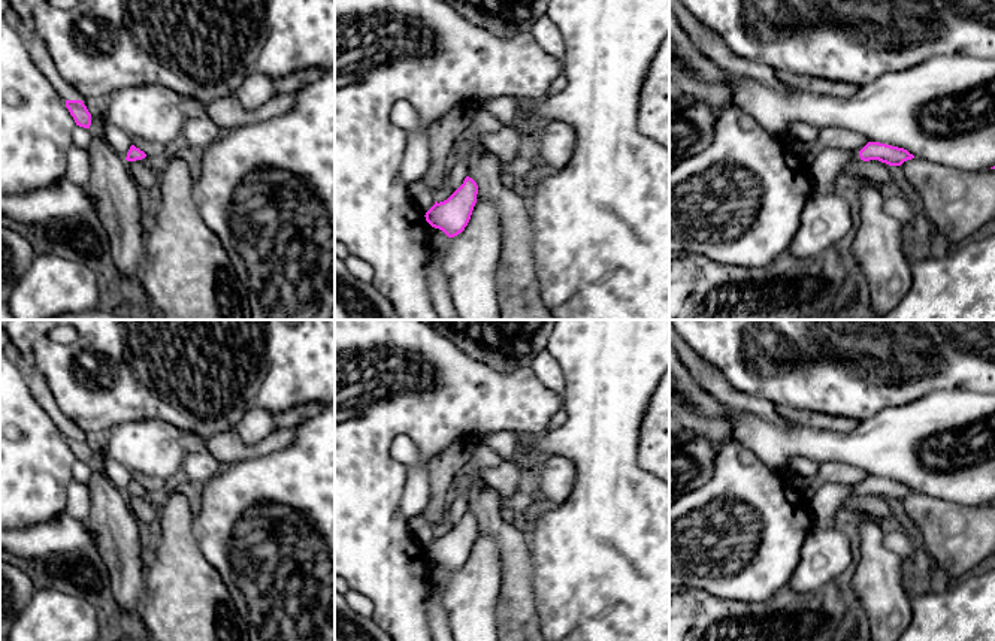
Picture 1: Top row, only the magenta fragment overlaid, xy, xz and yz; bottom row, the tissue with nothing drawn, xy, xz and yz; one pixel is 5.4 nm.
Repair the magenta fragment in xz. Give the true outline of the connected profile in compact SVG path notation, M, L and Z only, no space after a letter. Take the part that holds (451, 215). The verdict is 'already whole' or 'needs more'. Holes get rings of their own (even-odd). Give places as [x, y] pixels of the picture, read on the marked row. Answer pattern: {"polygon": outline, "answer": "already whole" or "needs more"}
{"polygon": "M466 176L463 184L444 202L435 205L426 212L426 221L442 230L448 238L454 238L468 226L474 206L477 203L478 185Z", "answer": "already whole"}

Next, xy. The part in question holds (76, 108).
{"polygon": "M66 100L66 108L69 109L70 115L73 117L76 126L90 128L91 114L88 112L88 109L82 100Z", "answer": "already whole"}

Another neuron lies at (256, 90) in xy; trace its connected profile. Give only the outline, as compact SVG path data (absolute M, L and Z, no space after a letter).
M251 75L241 84L233 96L247 111L261 108L275 96L275 81L266 75Z

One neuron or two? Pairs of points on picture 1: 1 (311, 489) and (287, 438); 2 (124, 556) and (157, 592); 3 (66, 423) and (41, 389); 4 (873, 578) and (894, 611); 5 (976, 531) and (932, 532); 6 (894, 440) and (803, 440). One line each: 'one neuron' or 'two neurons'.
1: two neurons
2: two neurons
3: one neuron
4: one neuron
5: one neuron
6: one neuron

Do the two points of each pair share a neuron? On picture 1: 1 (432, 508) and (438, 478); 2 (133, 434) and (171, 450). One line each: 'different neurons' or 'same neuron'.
1: same neuron
2: same neuron

